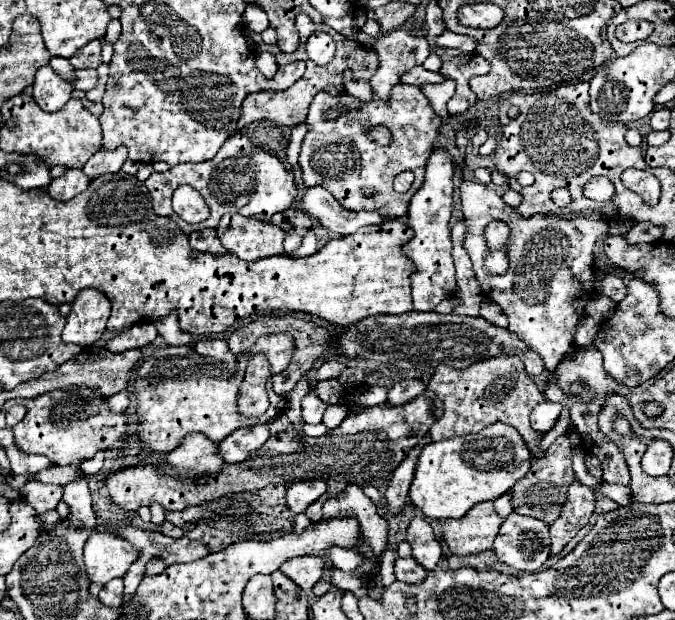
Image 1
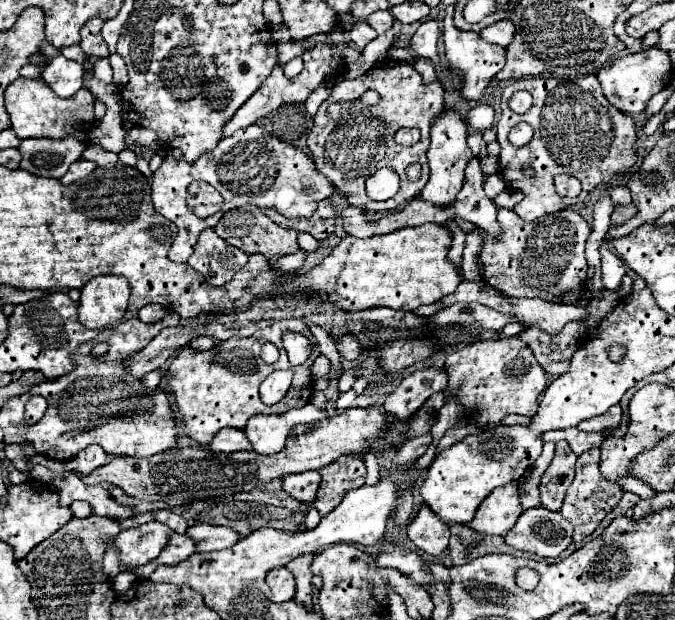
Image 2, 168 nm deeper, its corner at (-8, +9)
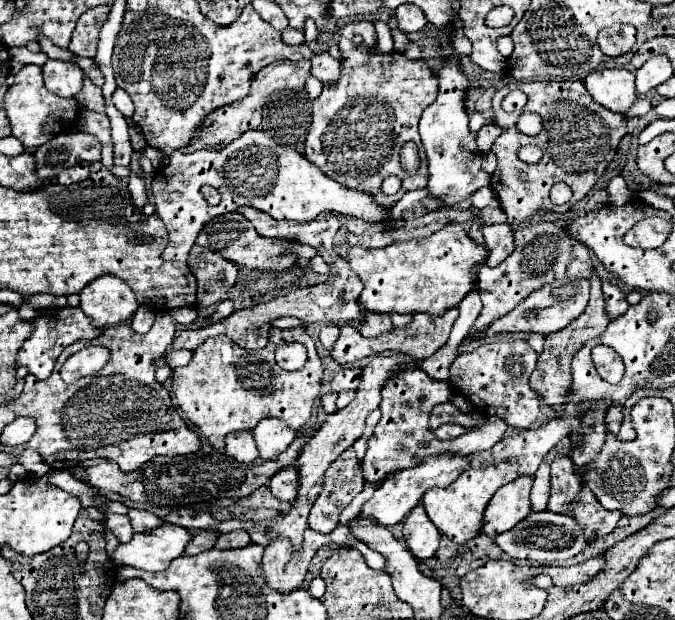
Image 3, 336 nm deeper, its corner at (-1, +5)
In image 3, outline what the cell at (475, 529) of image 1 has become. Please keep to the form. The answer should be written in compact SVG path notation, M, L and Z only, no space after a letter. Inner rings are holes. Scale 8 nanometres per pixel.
M521 476L505 486L501 486L485 510L485 530L487 536L497 536L511 530L517 522L531 514L531 486L535 476Z

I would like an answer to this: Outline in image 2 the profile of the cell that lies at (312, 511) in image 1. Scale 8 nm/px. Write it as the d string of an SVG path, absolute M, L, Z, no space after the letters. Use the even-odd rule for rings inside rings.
M340 458L340 462L332 462L320 468L322 484L316 494L316 510L320 516L328 514L334 506L338 506L344 494L352 488L360 488L366 478L366 468L360 458Z

